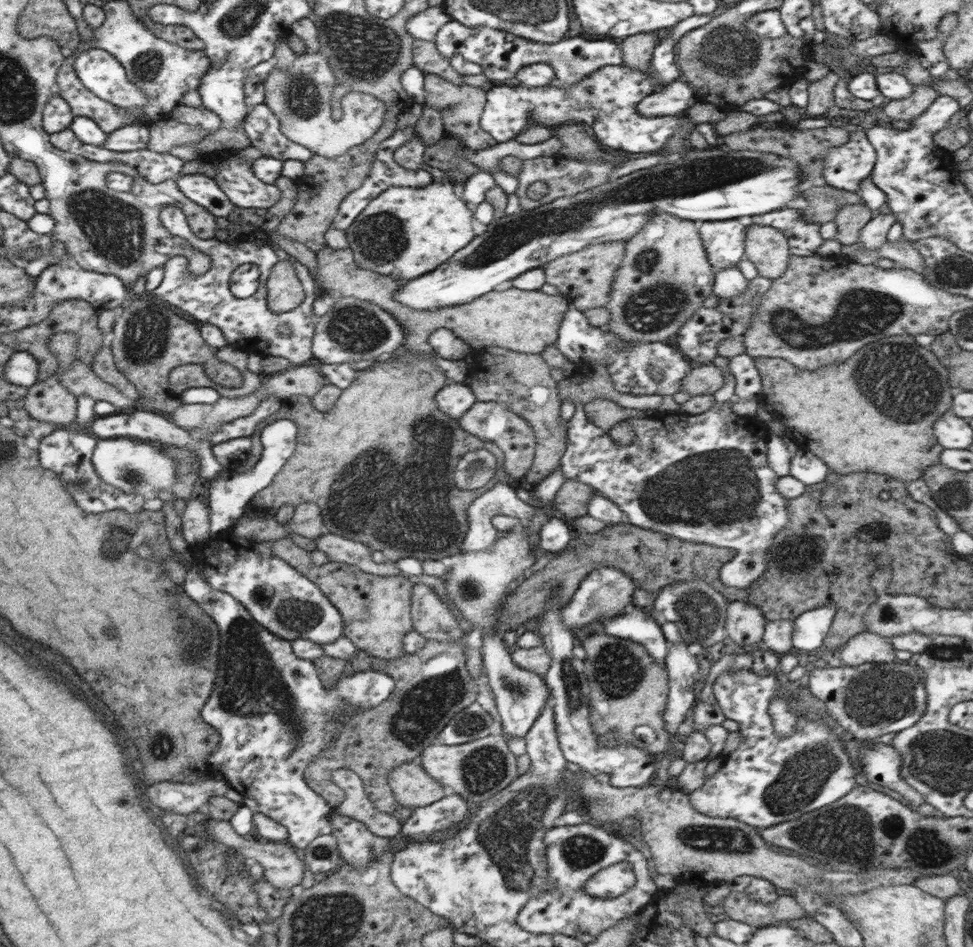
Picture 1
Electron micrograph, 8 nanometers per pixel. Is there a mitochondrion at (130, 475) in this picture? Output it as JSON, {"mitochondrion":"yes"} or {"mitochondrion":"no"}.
{"mitochondrion":"yes"}

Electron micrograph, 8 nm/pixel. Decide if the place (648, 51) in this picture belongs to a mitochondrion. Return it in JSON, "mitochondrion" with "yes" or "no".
{"mitochondrion":"no"}

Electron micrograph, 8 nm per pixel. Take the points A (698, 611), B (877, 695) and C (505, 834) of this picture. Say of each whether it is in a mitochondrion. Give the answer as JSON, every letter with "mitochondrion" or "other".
{"A":"mitochondrion","B":"mitochondrion","C":"mitochondrion"}

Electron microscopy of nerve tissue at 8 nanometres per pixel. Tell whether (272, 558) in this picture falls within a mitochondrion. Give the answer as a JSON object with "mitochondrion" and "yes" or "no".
{"mitochondrion":"no"}

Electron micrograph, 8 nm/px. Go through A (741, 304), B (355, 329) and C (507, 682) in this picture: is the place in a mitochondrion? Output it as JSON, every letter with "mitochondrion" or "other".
{"A":"other","B":"mitochondrion","C":"mitochondrion"}

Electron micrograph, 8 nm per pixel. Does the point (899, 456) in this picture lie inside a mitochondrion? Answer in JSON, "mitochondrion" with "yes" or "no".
{"mitochondrion":"no"}

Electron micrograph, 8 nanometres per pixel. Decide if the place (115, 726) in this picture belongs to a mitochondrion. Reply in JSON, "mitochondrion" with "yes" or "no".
{"mitochondrion":"no"}

